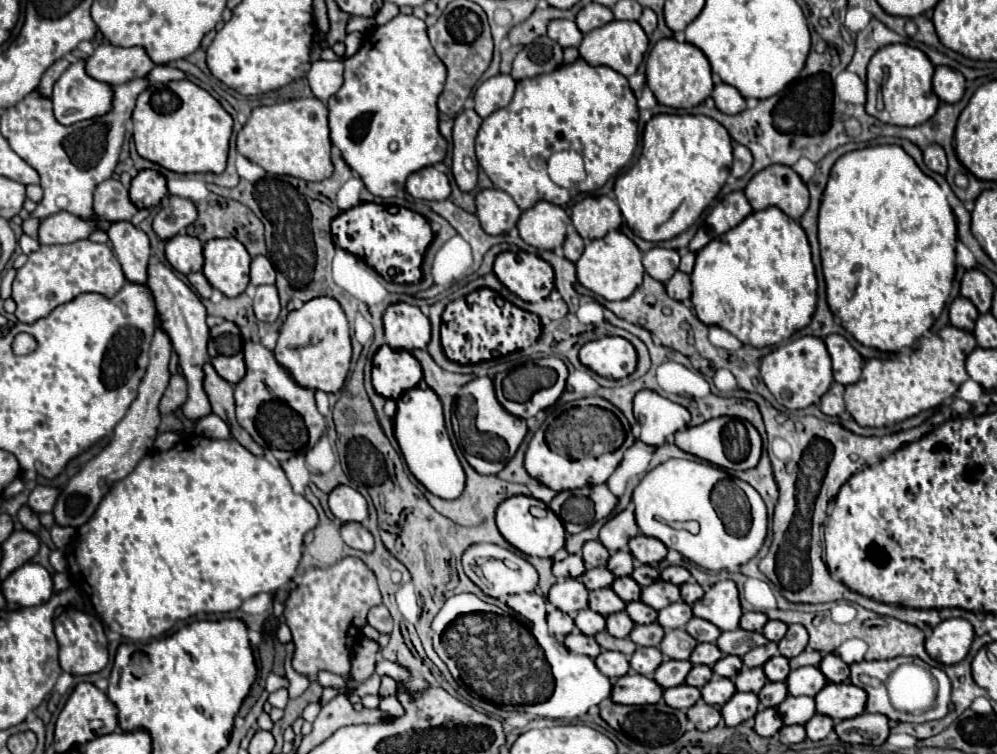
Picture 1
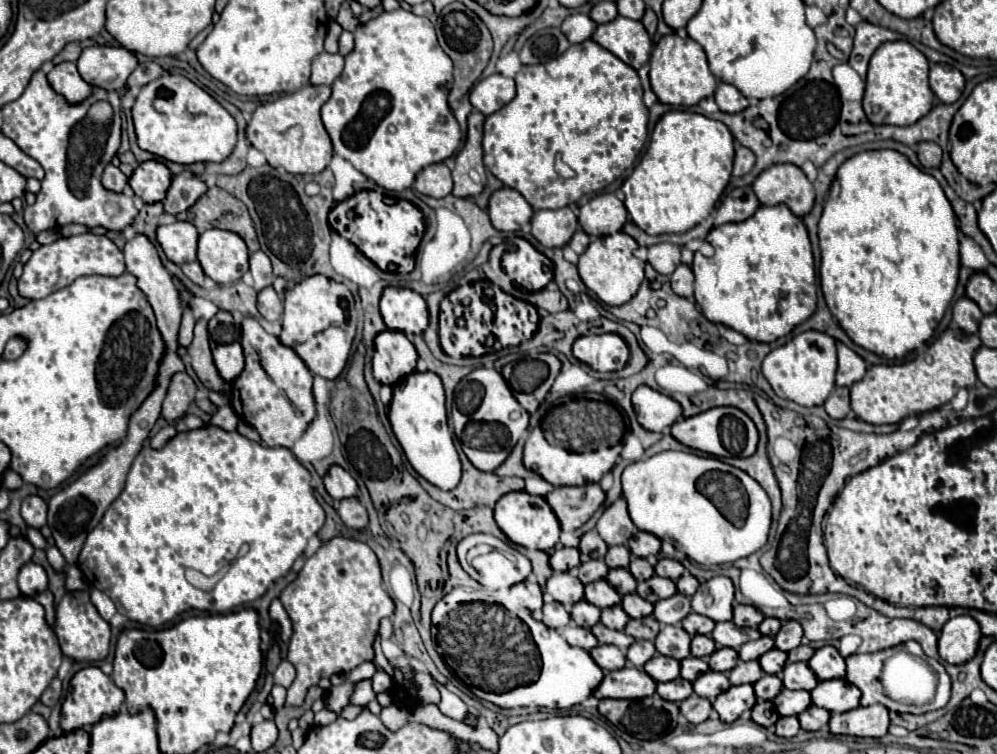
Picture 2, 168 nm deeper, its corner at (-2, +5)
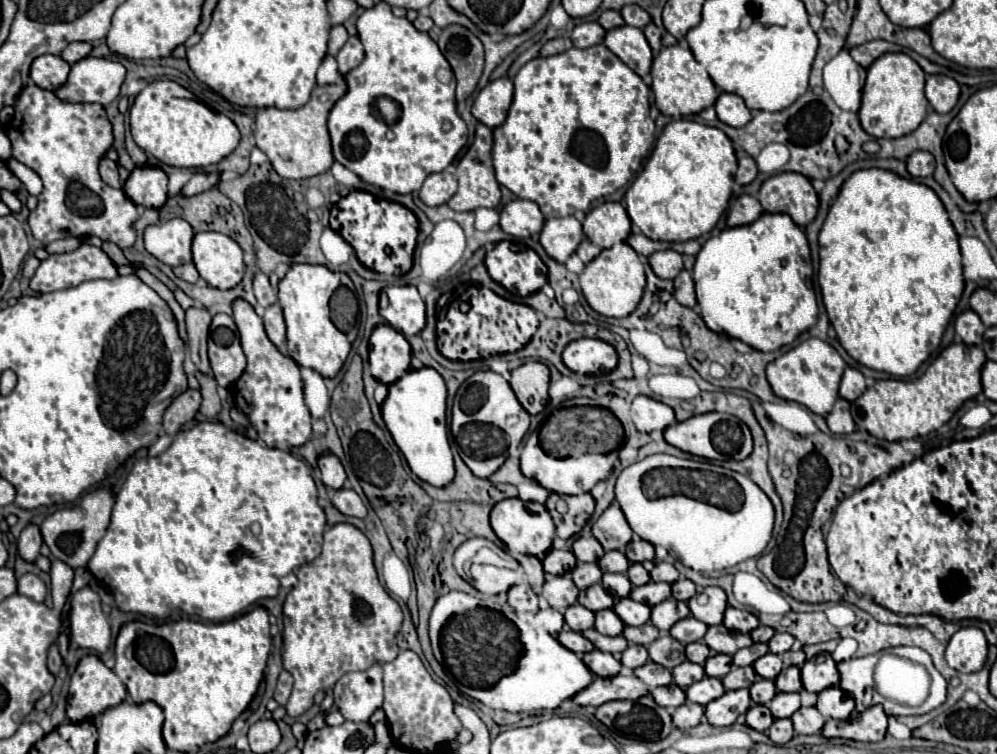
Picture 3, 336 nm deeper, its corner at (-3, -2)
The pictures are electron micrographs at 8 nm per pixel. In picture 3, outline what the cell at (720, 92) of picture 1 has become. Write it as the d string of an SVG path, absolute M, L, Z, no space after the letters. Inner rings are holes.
M722 92L722 94L718 96L714 108L716 108L718 118L720 118L724 124L732 126L732 128L742 128L742 126L744 126L746 122L750 122L750 118L752 118L752 114L750 114L750 110L746 108L744 100L742 100L740 96L736 96L736 94L730 94L730 92Z

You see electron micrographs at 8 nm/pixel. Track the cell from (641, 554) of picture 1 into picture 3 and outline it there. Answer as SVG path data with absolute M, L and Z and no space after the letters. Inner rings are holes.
M634 538L628 544L626 556L630 562L644 562L644 560L654 560L654 546L642 538Z

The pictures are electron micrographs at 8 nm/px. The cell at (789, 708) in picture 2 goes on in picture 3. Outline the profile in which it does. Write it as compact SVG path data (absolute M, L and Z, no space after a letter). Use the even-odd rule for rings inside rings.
M778 692L768 708L772 710L774 718L790 718L794 714L794 710L800 708L800 694L798 692Z

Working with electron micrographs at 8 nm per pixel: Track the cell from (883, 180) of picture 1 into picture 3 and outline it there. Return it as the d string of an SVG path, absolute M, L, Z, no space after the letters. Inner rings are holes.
M870 168L854 172L840 188L819 237L817 282L842 348L858 362L890 376L910 376L940 346L964 290L958 234L940 202L924 184Z

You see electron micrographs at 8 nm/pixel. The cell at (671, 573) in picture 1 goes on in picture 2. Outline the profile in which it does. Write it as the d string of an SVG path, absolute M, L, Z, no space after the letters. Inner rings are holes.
M659 559L659 563L655 565L655 573L659 577L669 577L673 581L677 581L683 575L683 571L685 571L685 567L675 559Z

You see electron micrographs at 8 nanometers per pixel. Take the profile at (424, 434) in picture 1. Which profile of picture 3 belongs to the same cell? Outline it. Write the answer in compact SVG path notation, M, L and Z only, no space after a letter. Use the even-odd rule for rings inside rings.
M434 368L408 370L388 386L388 396L380 406L384 424L396 446L402 450L410 470L432 486L446 486L454 478L454 460L446 432L446 384Z

